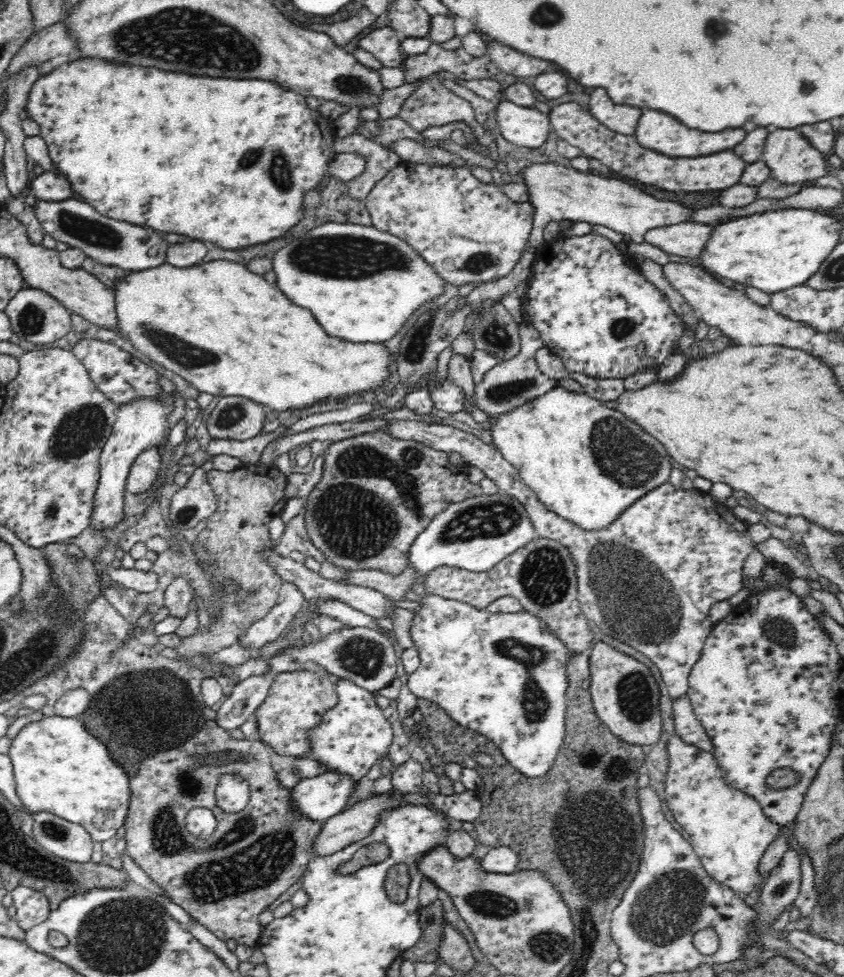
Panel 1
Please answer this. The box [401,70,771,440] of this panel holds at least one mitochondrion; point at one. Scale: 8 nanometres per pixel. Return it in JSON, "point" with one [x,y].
{"point":[416,346]}

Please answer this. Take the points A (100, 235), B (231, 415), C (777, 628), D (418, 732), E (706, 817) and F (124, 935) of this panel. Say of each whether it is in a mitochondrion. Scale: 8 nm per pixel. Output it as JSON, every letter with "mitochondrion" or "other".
{"A":"mitochondrion","B":"mitochondrion","C":"mitochondrion","D":"other","E":"other","F":"mitochondrion"}

